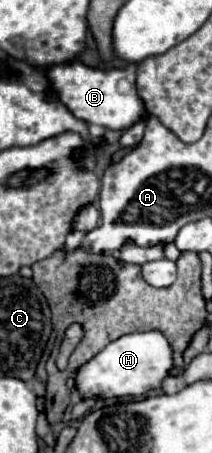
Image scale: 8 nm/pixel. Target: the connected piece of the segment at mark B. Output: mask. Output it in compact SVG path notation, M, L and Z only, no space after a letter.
M81 62L59 64L49 70L53 90L59 94L61 102L81 120L97 124L109 130L127 130L145 118L145 102L135 88L135 66L127 68L89 68Z

